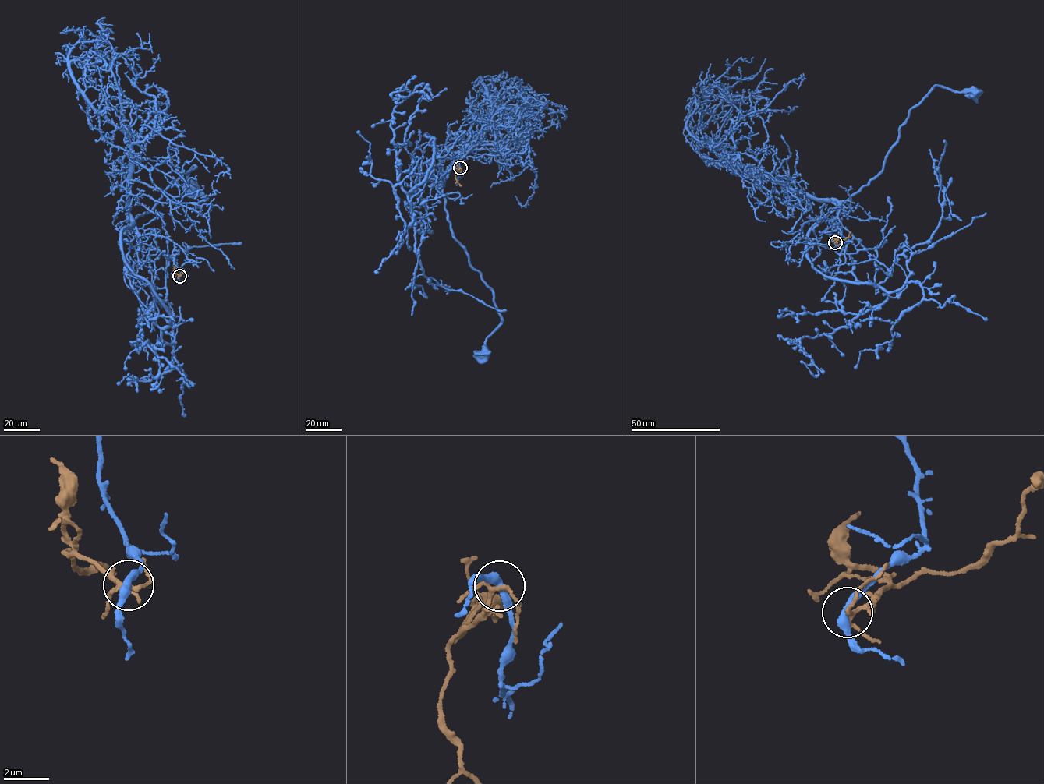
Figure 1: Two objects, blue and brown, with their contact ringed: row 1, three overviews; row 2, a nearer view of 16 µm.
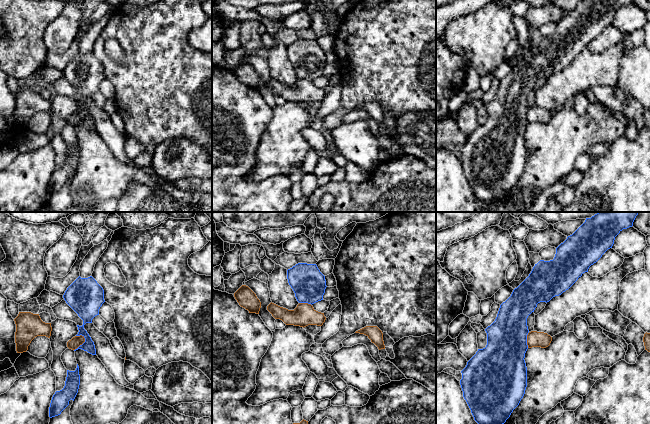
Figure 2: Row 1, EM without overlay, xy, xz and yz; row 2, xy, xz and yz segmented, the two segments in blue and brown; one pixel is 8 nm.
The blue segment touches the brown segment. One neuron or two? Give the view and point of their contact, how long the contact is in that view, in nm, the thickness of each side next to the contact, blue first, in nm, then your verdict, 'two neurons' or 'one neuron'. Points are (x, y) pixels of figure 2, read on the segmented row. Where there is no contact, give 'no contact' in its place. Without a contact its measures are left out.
xy (83, 343) | 150 nm | 140/90 nm | two neurons

